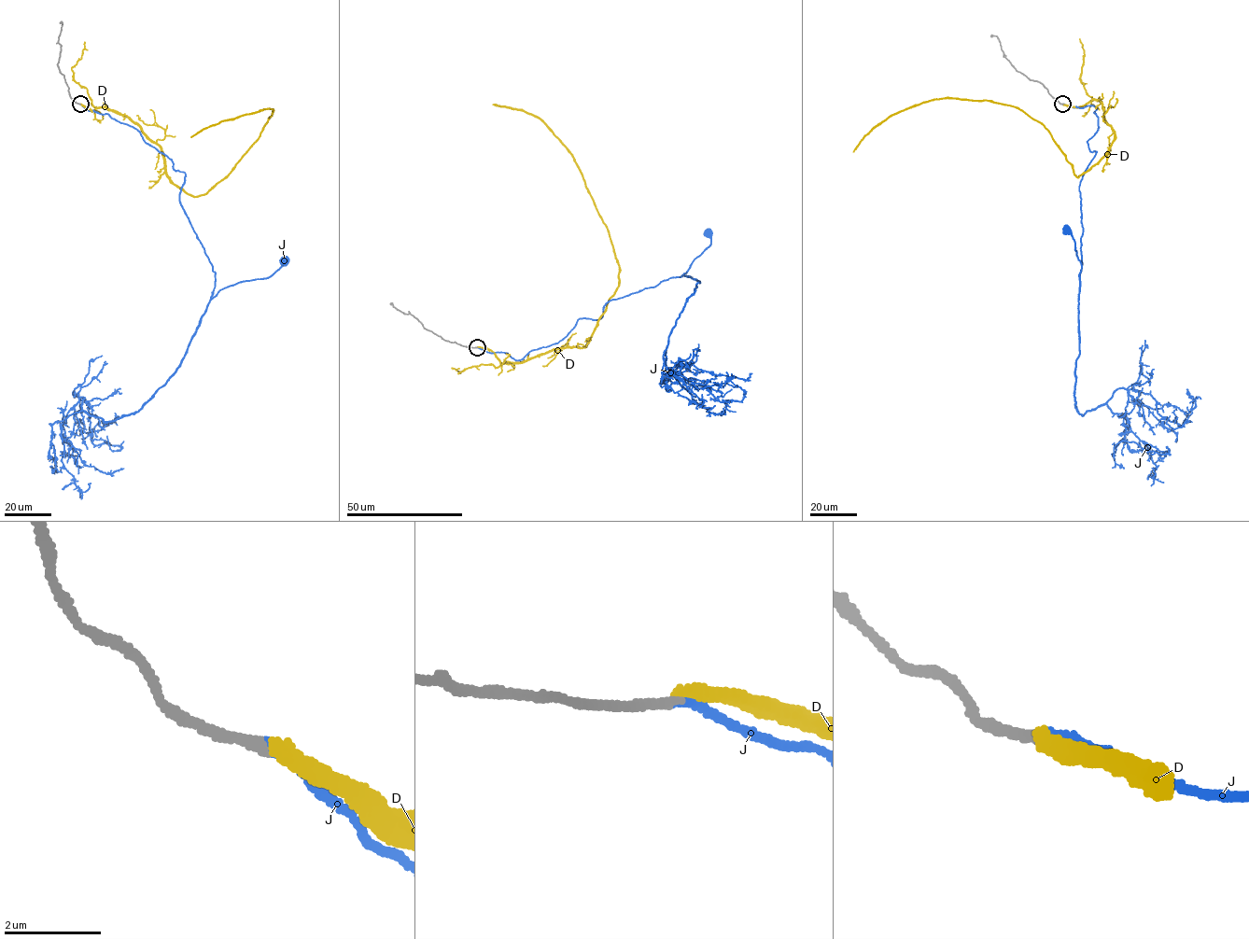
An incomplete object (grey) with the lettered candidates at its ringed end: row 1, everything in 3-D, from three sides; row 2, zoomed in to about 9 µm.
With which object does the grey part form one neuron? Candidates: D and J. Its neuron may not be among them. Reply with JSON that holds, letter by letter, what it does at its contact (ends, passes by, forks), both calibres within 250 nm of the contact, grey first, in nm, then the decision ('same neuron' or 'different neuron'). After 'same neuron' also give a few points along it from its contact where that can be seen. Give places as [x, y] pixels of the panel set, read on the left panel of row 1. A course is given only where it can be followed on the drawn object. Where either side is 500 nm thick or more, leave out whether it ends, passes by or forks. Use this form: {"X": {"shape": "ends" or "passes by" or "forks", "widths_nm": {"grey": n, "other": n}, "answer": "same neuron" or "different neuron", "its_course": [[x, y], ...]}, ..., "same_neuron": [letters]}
{"D": {"shape": "ends", "widths_nm": {"grey": 200, "other": 320}, "answer": "different neuron"}, "J": {"shape": "ends", "widths_nm": {"grey": 200, "other": 190}, "answer": "same neuron", "its_course": [[79, 104], [136, 129], [185, 173], [180, 203], [215, 273], [211, 298], [225, 287], [268, 277], [284, 259]]}, "same_neuron": ["J"]}

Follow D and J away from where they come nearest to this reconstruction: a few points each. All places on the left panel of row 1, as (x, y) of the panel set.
D: (80, 104), (127, 116), (157, 143), (173, 183), (193, 196), (231, 173), (273, 110), (221, 120), (190, 137)
J: (79, 104), (136, 129), (185, 173), (180, 203), (215, 273), (211, 298), (225, 287), (268, 277), (284, 259)

